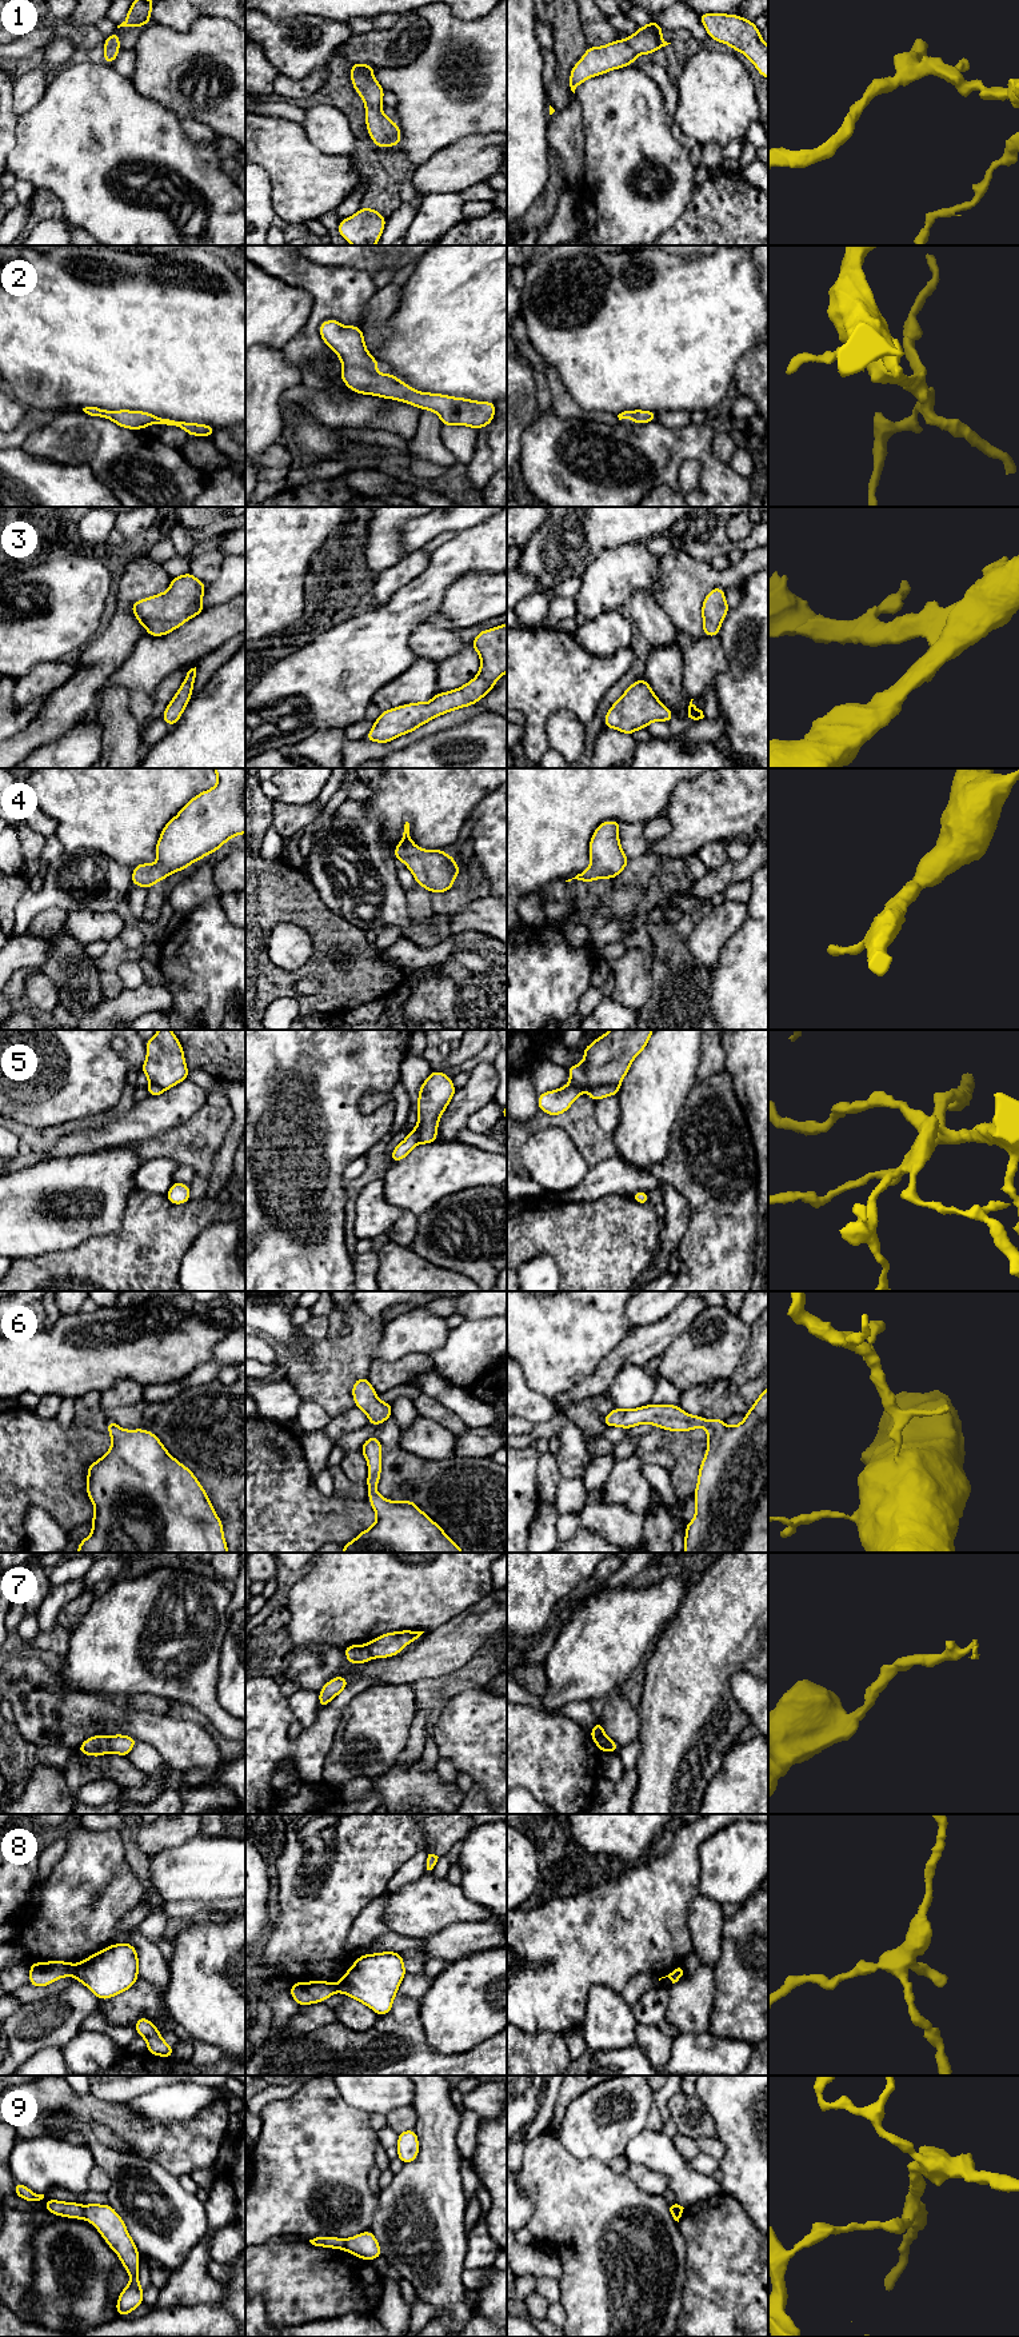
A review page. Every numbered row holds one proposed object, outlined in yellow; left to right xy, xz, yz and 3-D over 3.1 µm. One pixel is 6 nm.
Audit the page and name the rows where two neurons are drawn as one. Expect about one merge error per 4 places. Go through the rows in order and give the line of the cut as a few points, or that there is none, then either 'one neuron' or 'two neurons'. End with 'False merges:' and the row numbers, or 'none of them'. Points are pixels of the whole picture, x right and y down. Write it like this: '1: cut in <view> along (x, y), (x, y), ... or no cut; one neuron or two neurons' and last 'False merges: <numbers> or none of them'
1: no cut; one neuron
2: no cut; one neuron
3: no cut; one neuron
4: no cut; one neuron
5: no cut; one neuron
6: no cut; one neuron
7: no cut; one neuron
8: cut in xy along (76, 1965), (72, 1974); two neurons
9: cut in xy along (82, 2206), (84, 2217); two neurons
False merges: 8, 9

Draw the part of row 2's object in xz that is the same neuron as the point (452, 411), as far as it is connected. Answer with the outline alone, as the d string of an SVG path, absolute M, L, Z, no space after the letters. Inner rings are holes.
M329 319L320 324L319 333L343 364L339 377L353 392L404 402L419 410L435 412L441 426L467 426L480 430L495 418L493 402L476 402L443 394L420 392L392 373L377 373L379 360L365 348L364 333L357 325L344 327Z

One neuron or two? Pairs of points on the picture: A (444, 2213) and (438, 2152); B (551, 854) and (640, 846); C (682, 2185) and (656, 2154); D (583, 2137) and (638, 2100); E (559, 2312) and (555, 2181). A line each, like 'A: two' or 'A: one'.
A: one
B: two
C: one
D: one
E: two

